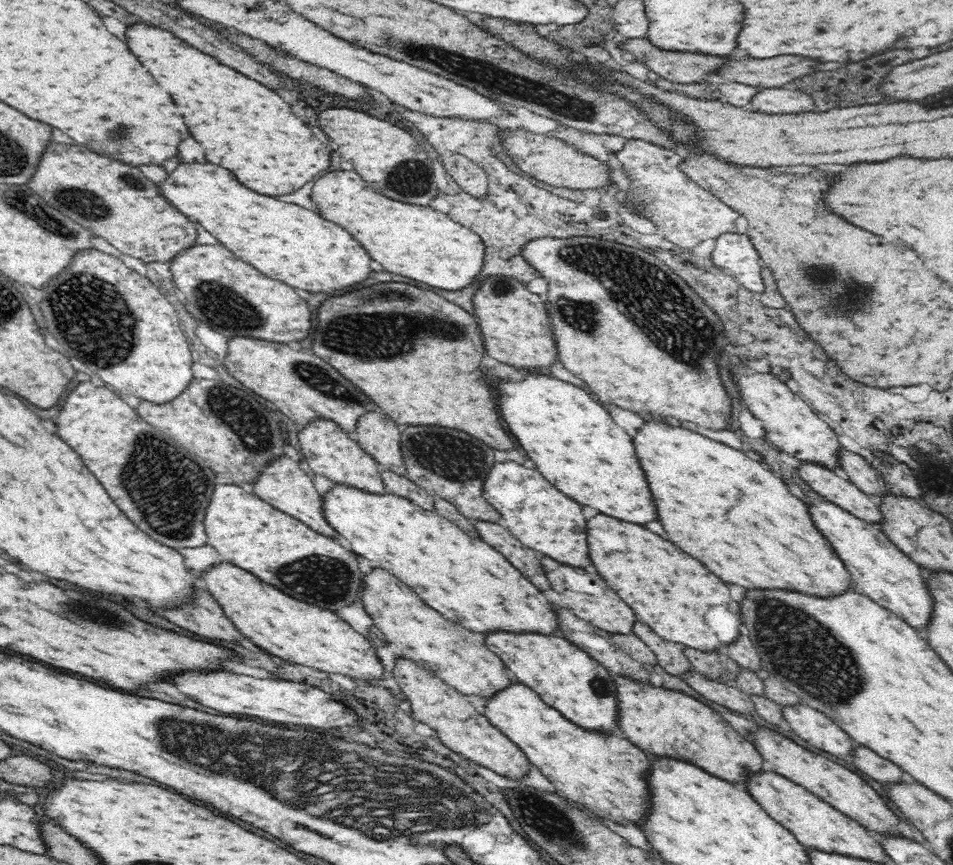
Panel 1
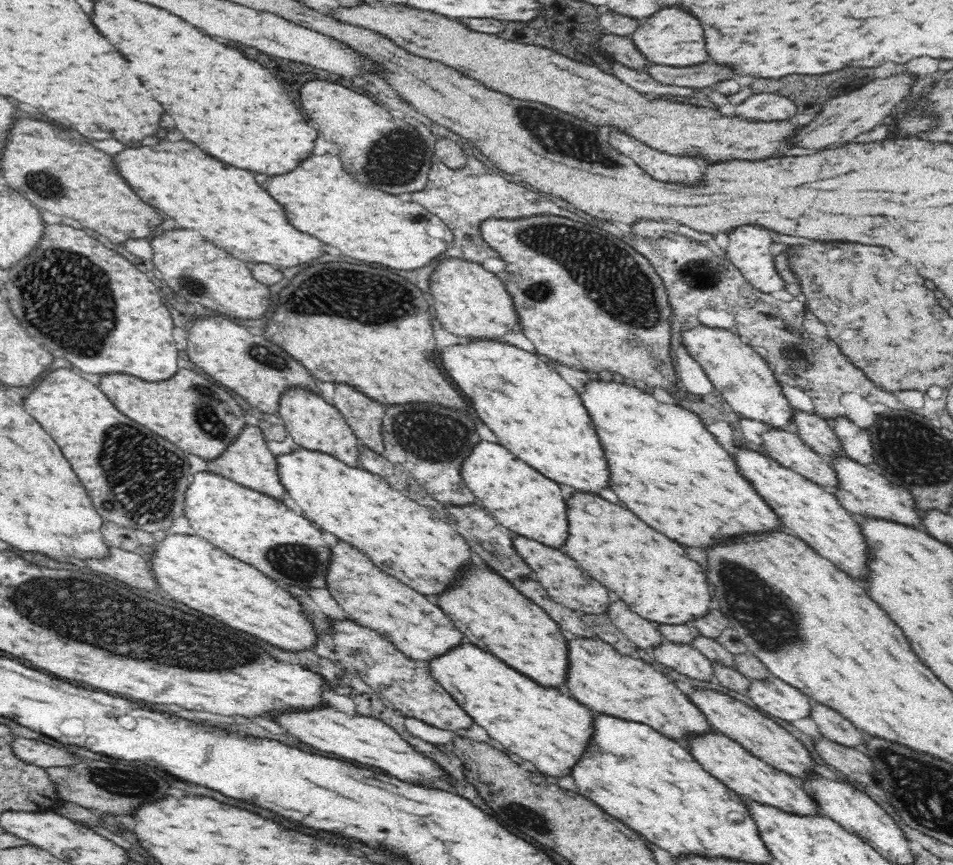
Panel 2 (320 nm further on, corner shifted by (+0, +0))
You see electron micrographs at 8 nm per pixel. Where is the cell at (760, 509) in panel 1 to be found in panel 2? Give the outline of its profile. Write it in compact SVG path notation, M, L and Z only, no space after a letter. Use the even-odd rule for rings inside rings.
M592 380L588 390L584 394L580 393L580 397L592 421L596 423L600 440L604 442L608 462L612 466L613 492L620 496L622 502L626 502L628 510L640 516L648 526L656 528L682 546L700 550L732 544L744 540L744 536L748 538L754 534L782 530L783 522L776 511L756 490L754 483L744 477L734 456L718 444L700 416L677 404L657 401L650 393L619 380Z

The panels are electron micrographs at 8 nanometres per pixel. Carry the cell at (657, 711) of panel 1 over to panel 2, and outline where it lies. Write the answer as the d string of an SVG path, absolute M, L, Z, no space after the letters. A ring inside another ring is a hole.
M569 636L569 640L571 674L567 683L568 694L595 714L645 724L666 738L684 742L688 746L696 737L704 737L716 731L690 696L651 664L636 656L620 654L598 637L584 639Z

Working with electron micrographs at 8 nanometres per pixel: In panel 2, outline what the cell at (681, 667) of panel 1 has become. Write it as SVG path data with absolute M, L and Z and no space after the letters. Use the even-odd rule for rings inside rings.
M619 598L612 600L608 616L637 649L651 652L668 642L663 638L657 623L642 619L640 615L628 608L626 602Z

